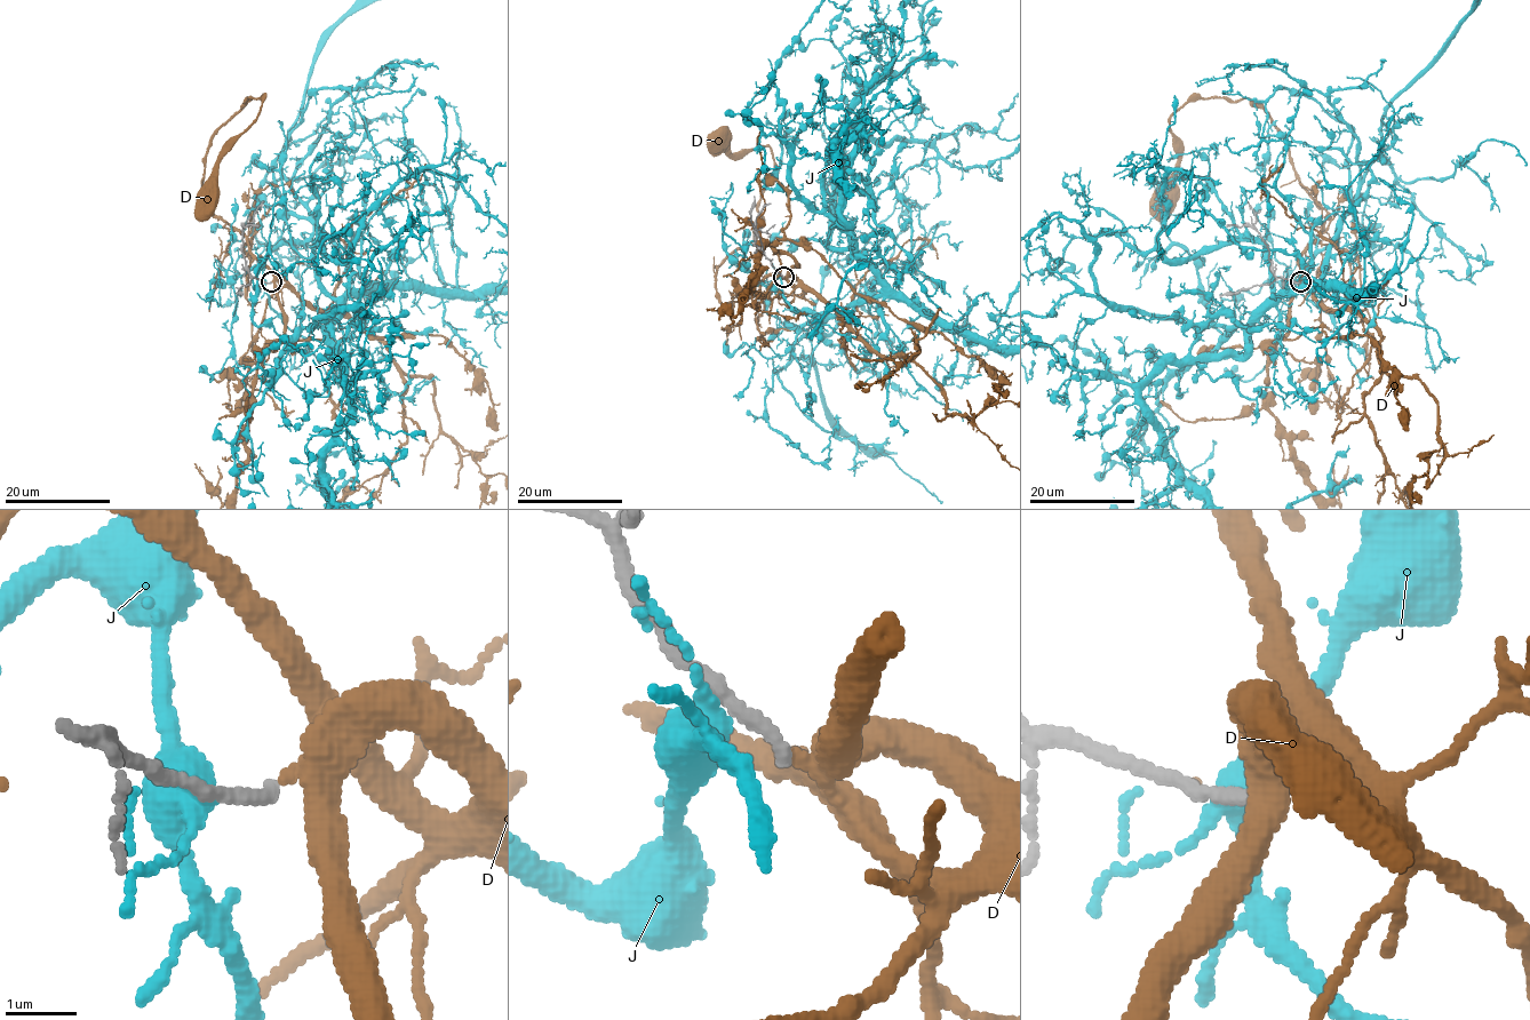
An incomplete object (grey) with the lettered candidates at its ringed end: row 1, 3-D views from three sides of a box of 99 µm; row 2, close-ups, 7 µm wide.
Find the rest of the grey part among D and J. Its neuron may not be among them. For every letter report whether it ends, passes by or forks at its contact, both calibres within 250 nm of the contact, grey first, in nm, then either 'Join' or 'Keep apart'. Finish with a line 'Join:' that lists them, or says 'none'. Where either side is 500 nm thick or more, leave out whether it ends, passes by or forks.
D: It forks there. Thickness 190 nm (grey) against 320 nm. Join
J: It forks there. Thickness 240 nm (grey) against 360 nm. Keep apart
Join: D

